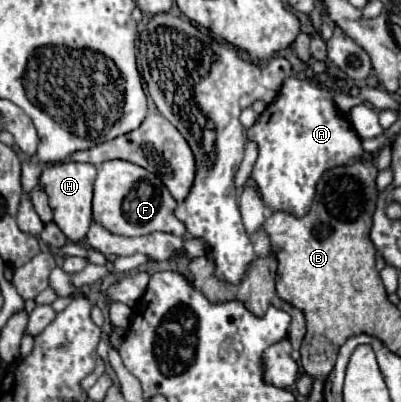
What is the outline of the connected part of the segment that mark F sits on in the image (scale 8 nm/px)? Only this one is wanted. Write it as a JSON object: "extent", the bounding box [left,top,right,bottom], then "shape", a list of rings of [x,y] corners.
{"extent":[92,160,184,236],"shape":[[[108,160],[98,168],[98,176],[94,182],[94,202],[92,214],[94,222],[102,224],[112,234],[120,236],[142,236],[156,230],[172,232],[176,236],[184,236],[184,224],[174,216],[176,200],[170,196],[168,188],[160,182],[152,172],[126,162],[126,160]]]}

